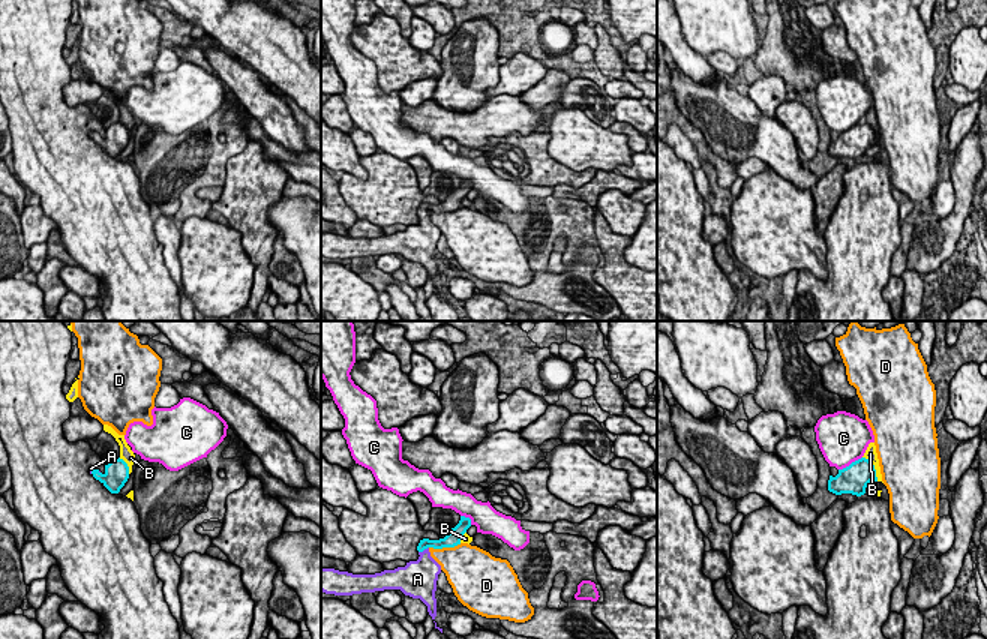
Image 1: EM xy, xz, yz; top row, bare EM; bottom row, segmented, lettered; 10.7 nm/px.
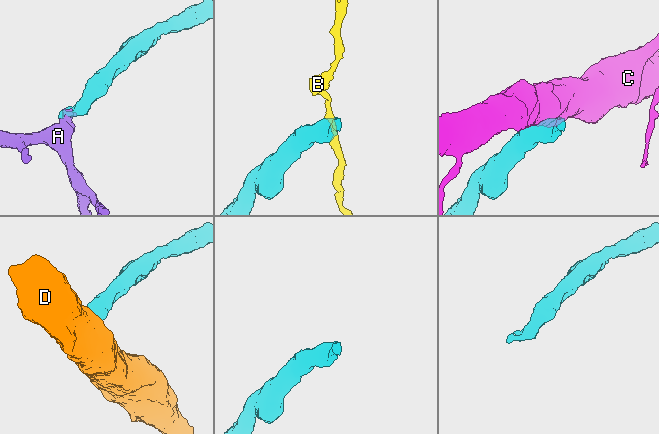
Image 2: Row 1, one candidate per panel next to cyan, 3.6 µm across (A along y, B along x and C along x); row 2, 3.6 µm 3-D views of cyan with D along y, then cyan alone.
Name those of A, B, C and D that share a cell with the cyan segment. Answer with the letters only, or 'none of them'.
A

